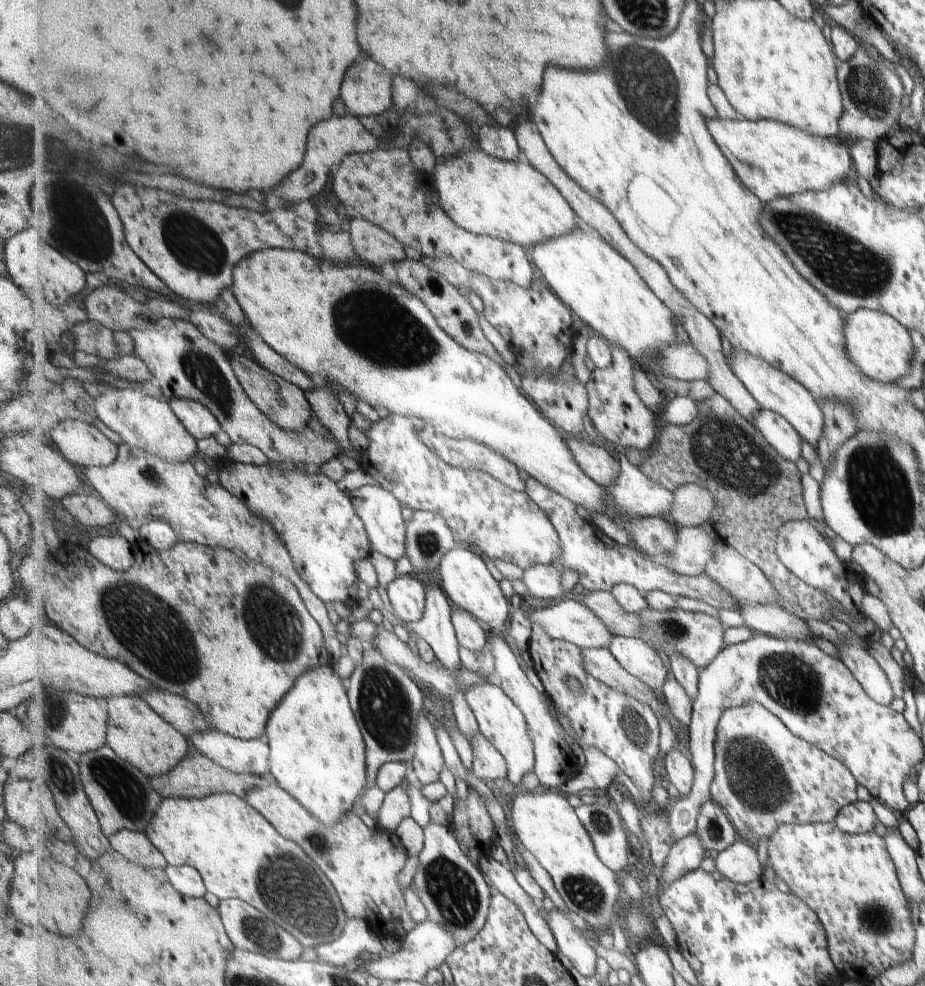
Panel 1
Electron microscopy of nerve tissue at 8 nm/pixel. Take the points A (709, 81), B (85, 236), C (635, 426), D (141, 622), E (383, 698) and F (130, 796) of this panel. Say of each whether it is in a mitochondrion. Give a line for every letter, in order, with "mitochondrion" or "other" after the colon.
A: other
B: mitochondrion
C: other
D: mitochondrion
E: mitochondrion
F: mitochondrion

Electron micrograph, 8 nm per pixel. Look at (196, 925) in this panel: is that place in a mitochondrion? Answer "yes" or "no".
no

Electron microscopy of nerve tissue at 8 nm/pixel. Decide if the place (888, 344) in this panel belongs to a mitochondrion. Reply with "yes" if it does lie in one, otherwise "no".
no

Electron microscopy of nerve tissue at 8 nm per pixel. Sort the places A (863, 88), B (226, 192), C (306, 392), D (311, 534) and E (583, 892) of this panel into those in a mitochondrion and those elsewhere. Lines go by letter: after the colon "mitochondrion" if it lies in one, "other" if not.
A: mitochondrion
B: other
C: other
D: other
E: mitochondrion

